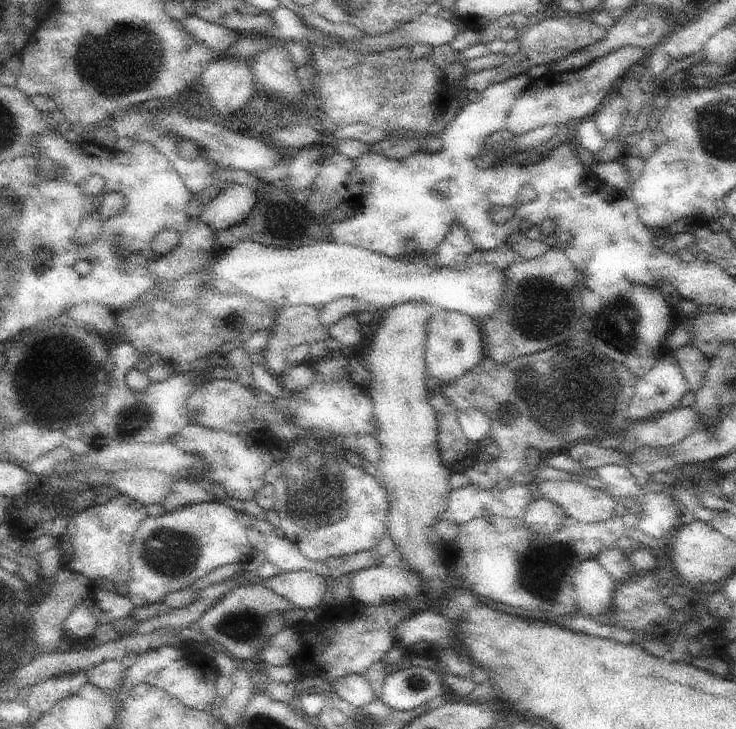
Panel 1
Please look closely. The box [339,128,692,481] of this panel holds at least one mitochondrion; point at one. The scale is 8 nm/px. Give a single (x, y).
(533, 402)

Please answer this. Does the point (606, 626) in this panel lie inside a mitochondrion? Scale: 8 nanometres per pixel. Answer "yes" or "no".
no

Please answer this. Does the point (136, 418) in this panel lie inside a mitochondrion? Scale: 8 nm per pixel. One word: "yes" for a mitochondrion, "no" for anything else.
yes

